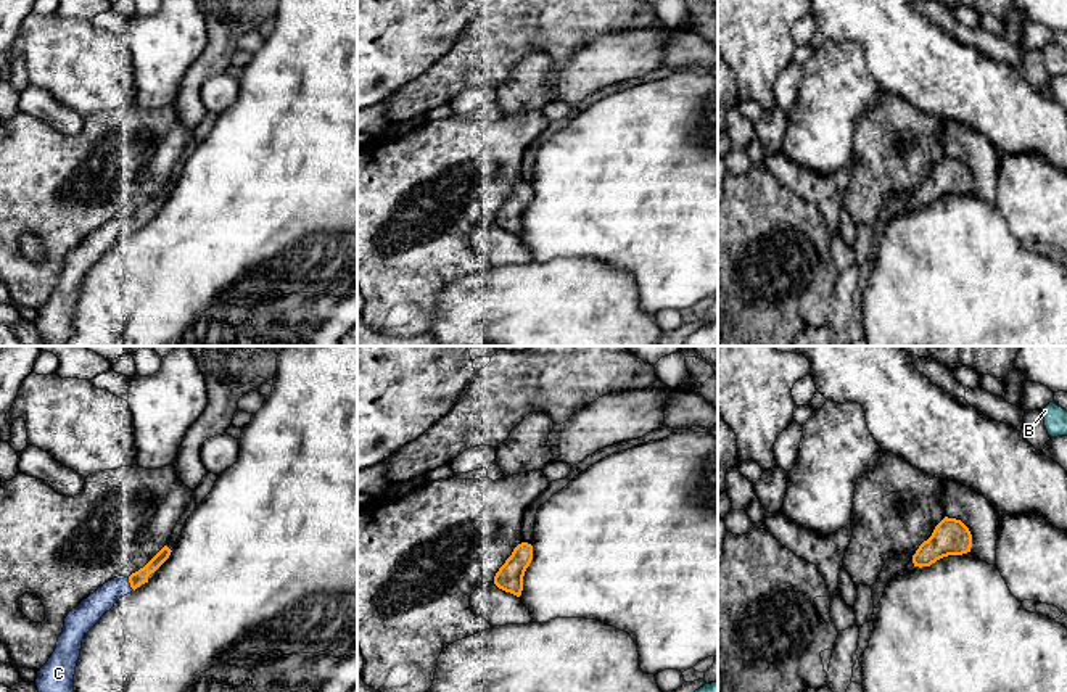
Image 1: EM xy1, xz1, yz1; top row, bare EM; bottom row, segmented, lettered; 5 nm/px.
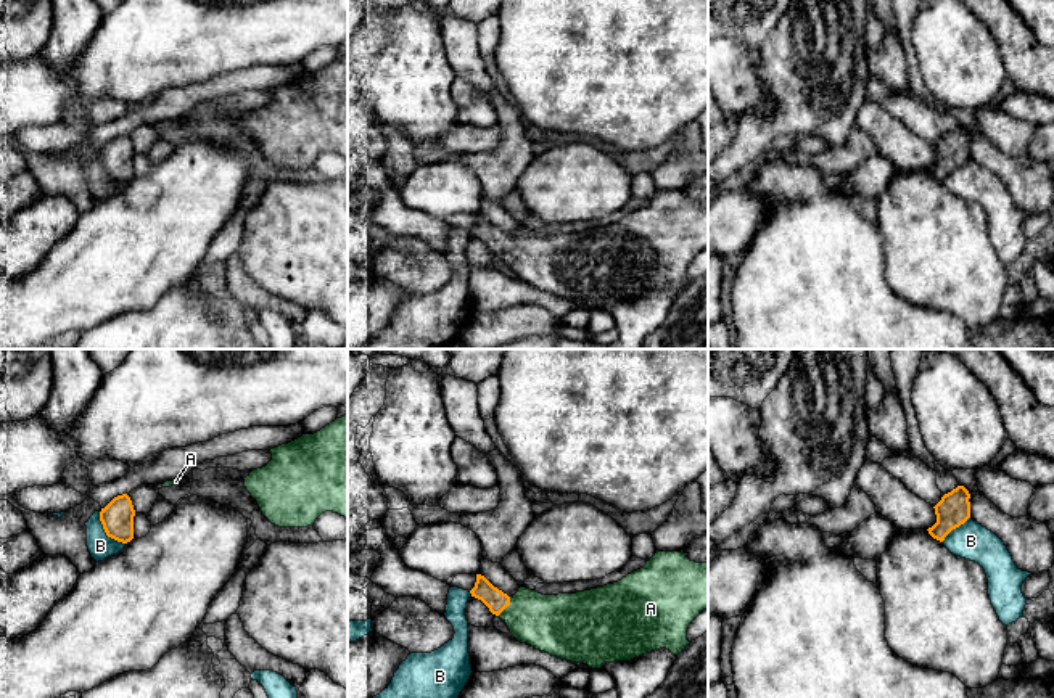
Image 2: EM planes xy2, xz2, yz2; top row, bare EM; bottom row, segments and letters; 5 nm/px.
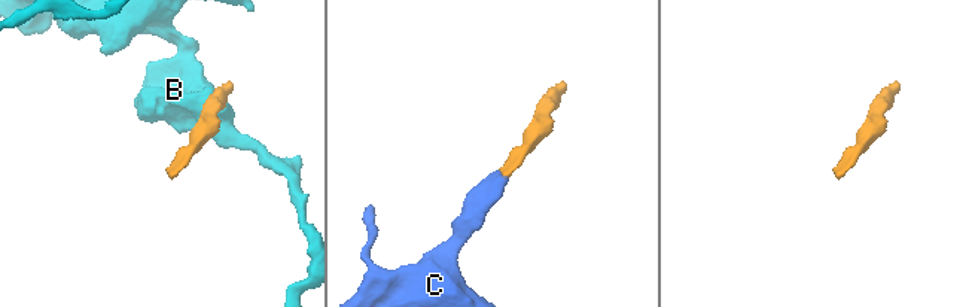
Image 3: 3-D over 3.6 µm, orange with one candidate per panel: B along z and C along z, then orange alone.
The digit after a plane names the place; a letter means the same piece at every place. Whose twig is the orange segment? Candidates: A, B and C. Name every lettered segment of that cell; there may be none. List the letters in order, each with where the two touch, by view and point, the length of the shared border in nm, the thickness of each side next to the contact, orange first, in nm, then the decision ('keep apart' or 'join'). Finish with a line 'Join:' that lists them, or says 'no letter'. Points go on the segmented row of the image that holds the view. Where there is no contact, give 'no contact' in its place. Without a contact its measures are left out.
A: xz2 (506, 607) | 120 nm | 110/280 nm | join
B: xy2 (107, 534) | 220 nm | 160/120 nm | keep apart
C: xy1 (131, 584) | 70 nm | 70/130 nm | join
Join: A, C

